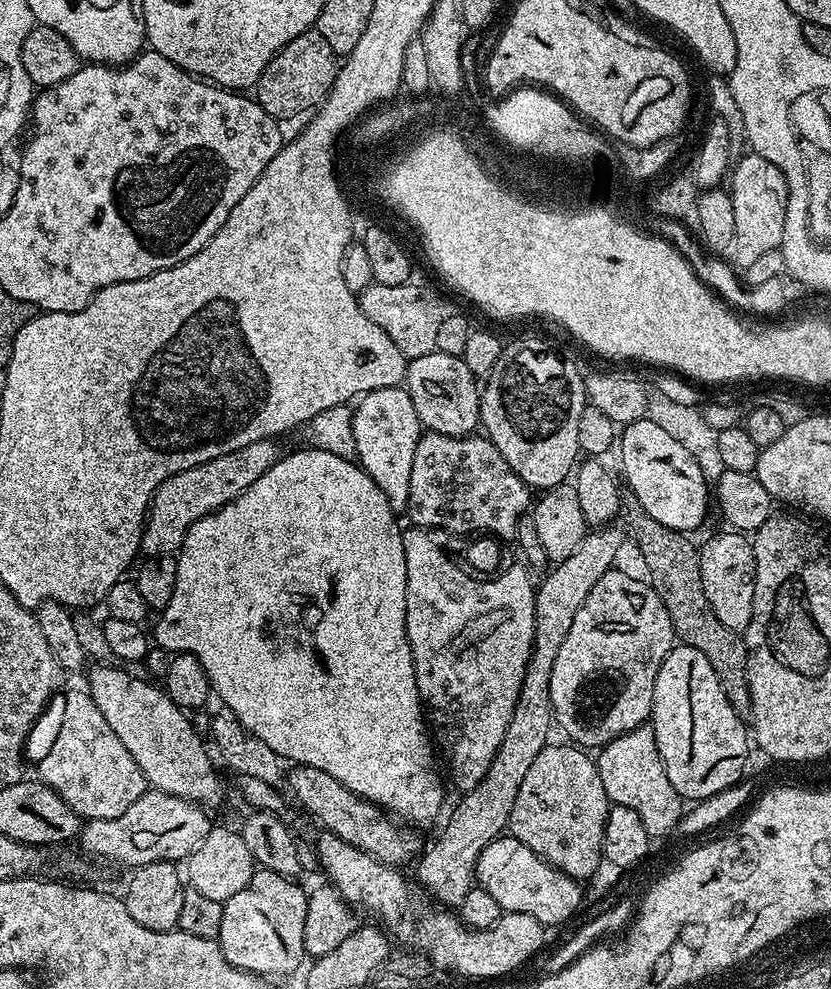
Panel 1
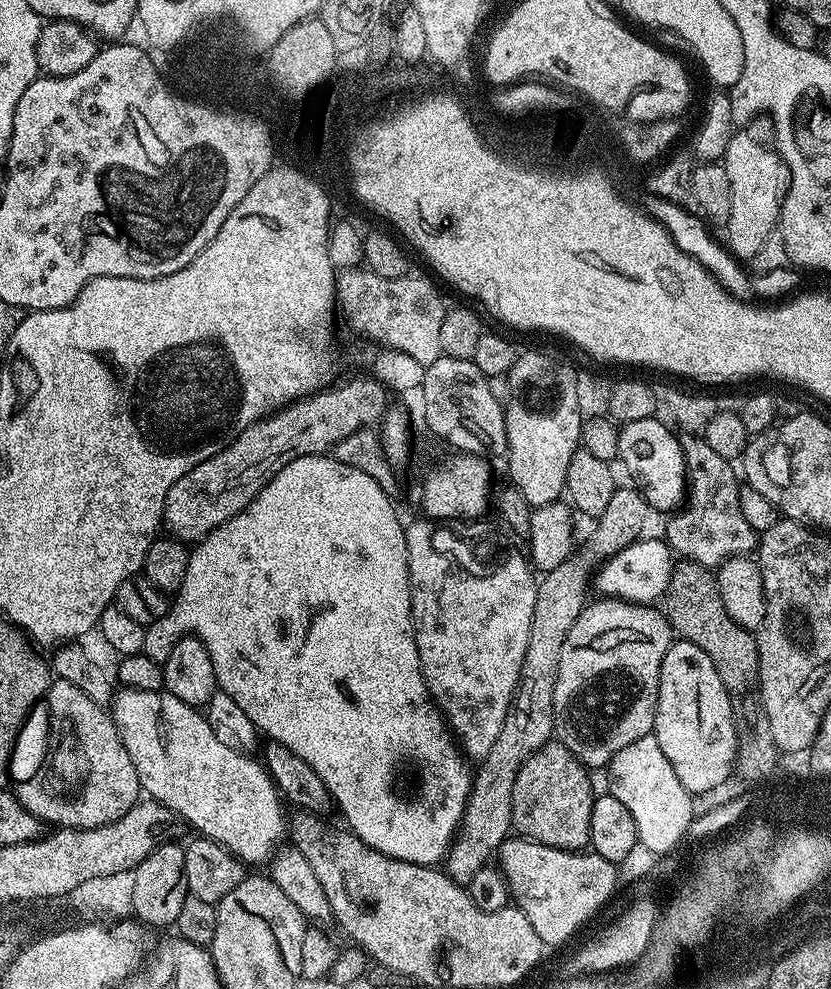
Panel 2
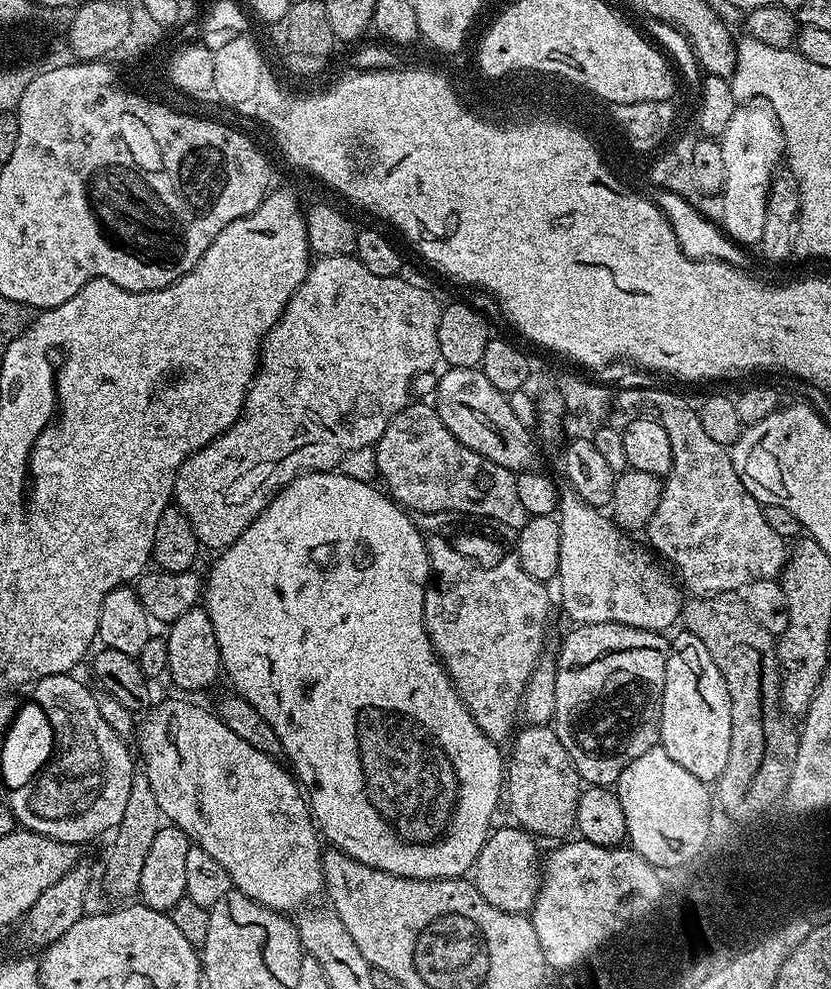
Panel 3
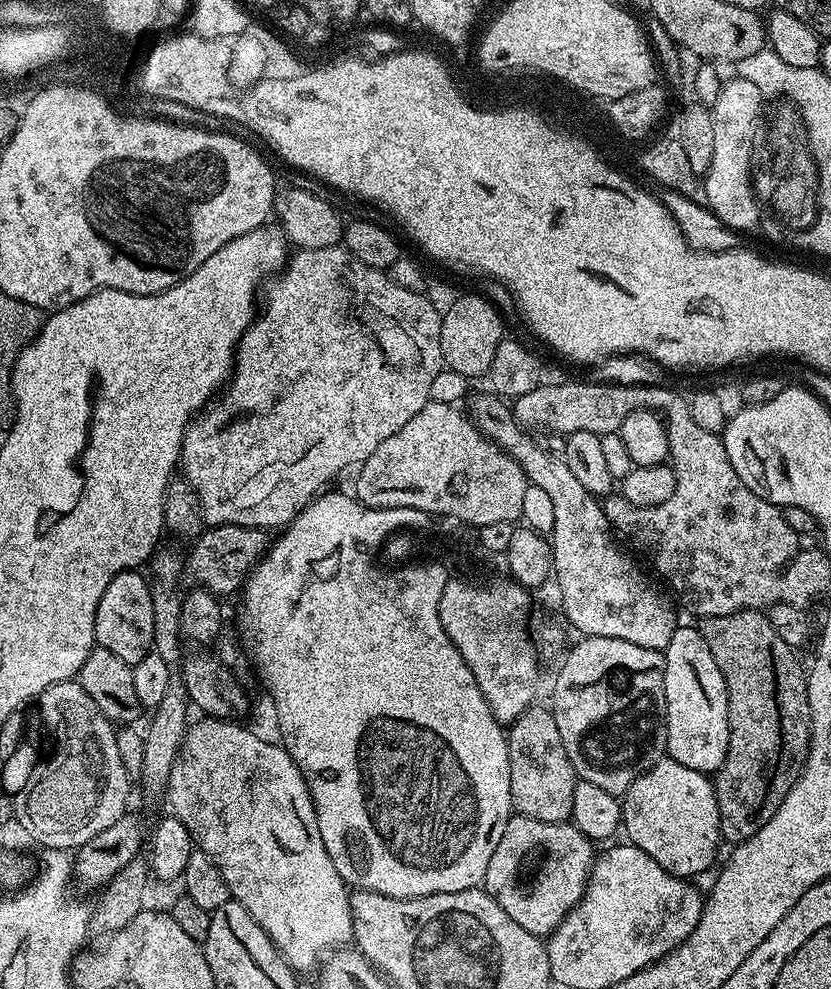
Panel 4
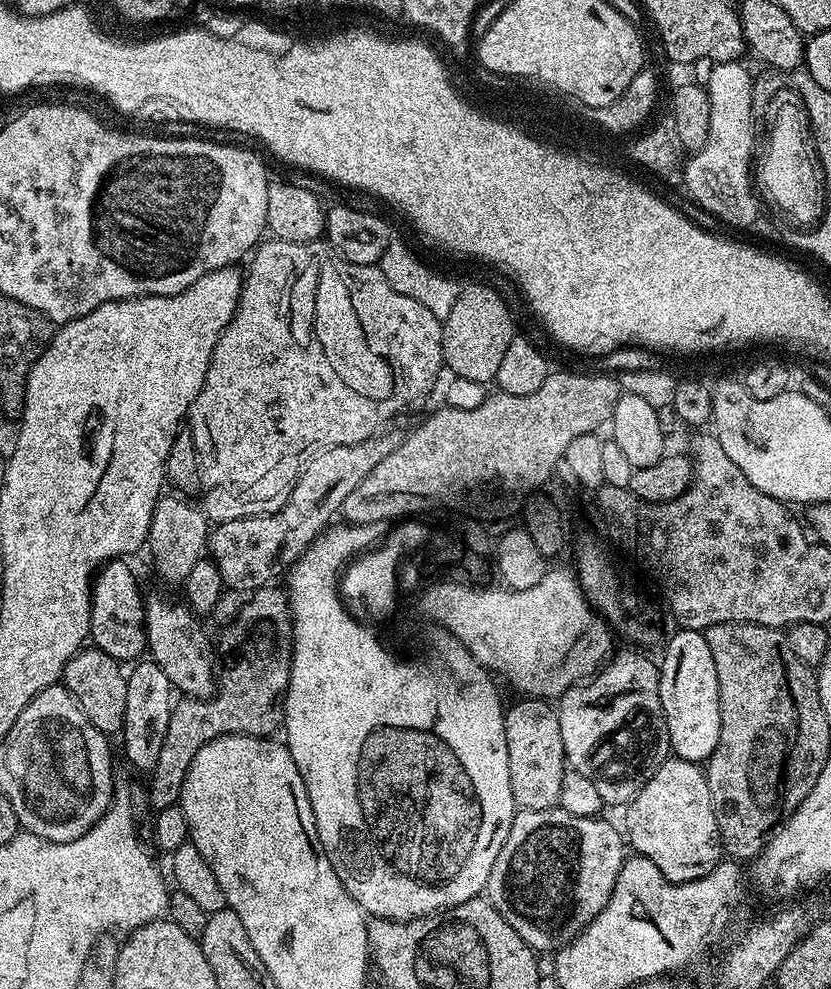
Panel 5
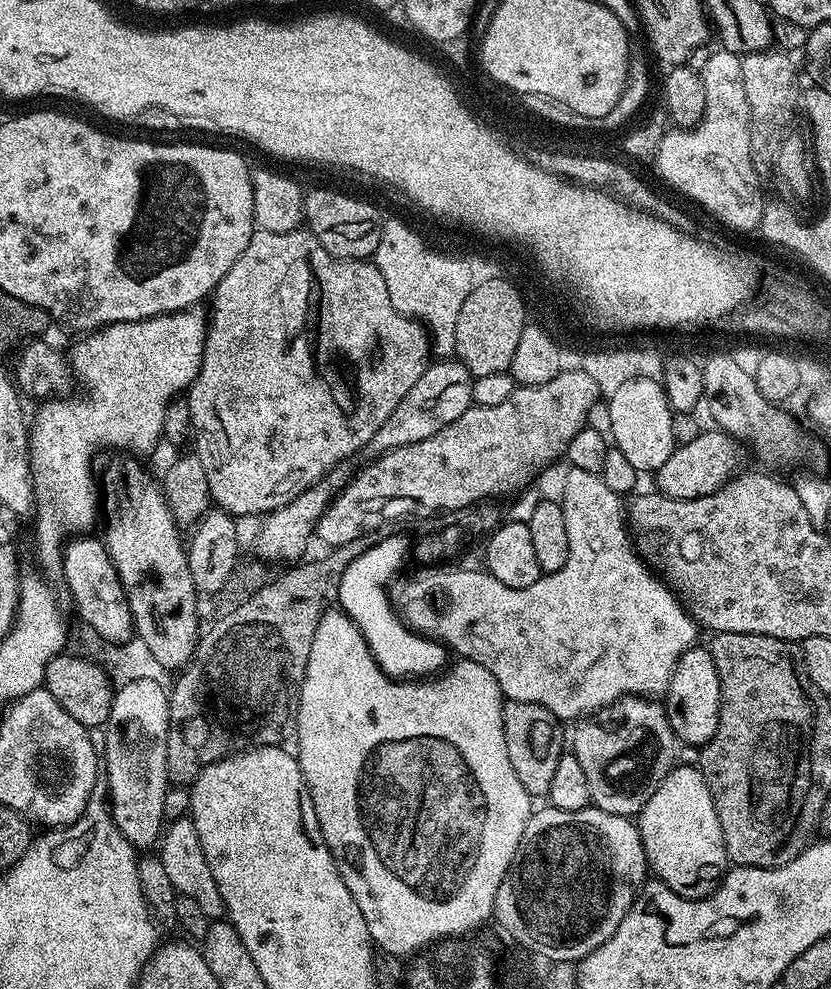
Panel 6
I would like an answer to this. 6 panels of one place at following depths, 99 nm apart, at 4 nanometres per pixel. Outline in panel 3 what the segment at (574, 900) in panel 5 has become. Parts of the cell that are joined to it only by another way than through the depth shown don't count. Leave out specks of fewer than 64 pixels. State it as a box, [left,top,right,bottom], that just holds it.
[474,826,542,914]

